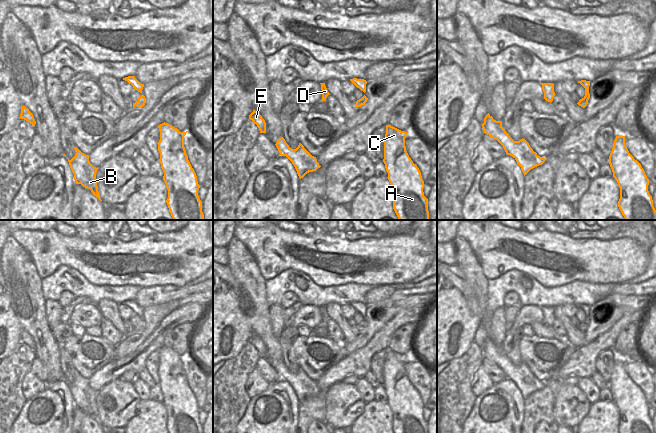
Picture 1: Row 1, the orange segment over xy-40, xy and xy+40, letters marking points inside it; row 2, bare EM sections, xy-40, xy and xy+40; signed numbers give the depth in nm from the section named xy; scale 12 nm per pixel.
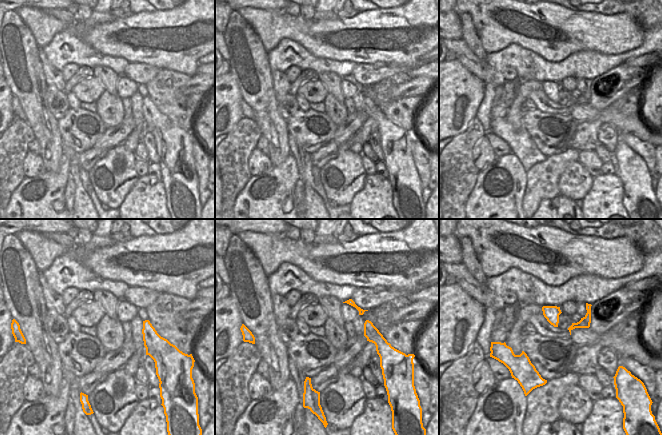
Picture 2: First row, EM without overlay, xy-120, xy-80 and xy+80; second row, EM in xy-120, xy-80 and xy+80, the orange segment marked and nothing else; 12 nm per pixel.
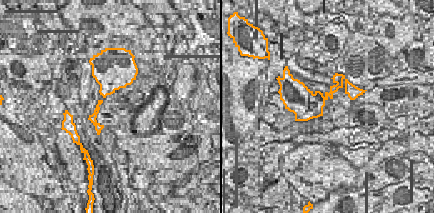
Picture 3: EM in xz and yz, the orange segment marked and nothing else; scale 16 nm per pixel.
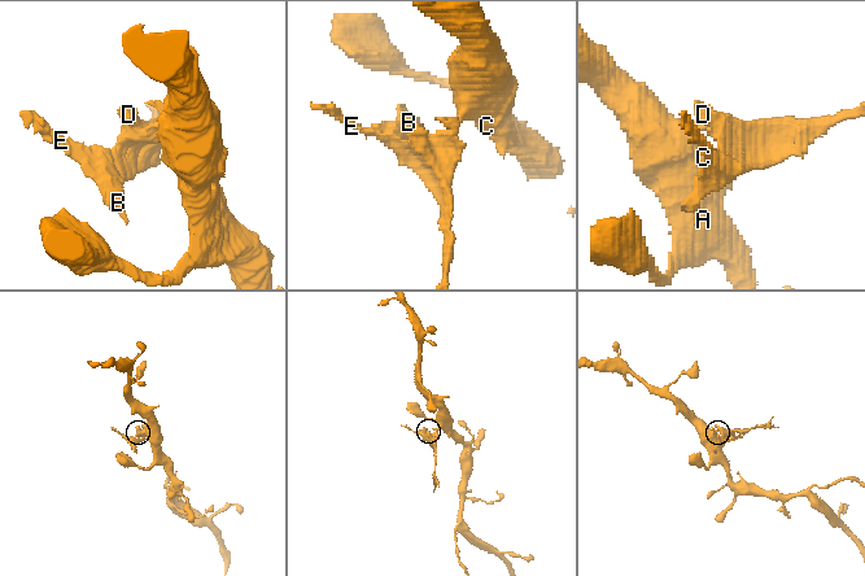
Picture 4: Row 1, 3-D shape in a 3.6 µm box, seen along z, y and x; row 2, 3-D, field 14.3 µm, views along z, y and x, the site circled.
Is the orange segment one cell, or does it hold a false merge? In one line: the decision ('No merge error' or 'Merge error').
Merge error.

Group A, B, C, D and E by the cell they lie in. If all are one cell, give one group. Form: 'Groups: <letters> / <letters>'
Groups: A C / B D E.

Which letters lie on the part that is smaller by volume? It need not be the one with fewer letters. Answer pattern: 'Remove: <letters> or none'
Remove: B, D, E

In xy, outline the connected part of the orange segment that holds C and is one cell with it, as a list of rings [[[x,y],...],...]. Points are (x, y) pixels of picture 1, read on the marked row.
[[[386,125],[383,162],[393,188],[393,209],[399,220],[429,220],[421,172],[406,151],[407,134]]]

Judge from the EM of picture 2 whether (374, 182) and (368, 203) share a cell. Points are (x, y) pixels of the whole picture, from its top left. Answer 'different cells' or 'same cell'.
same cell

